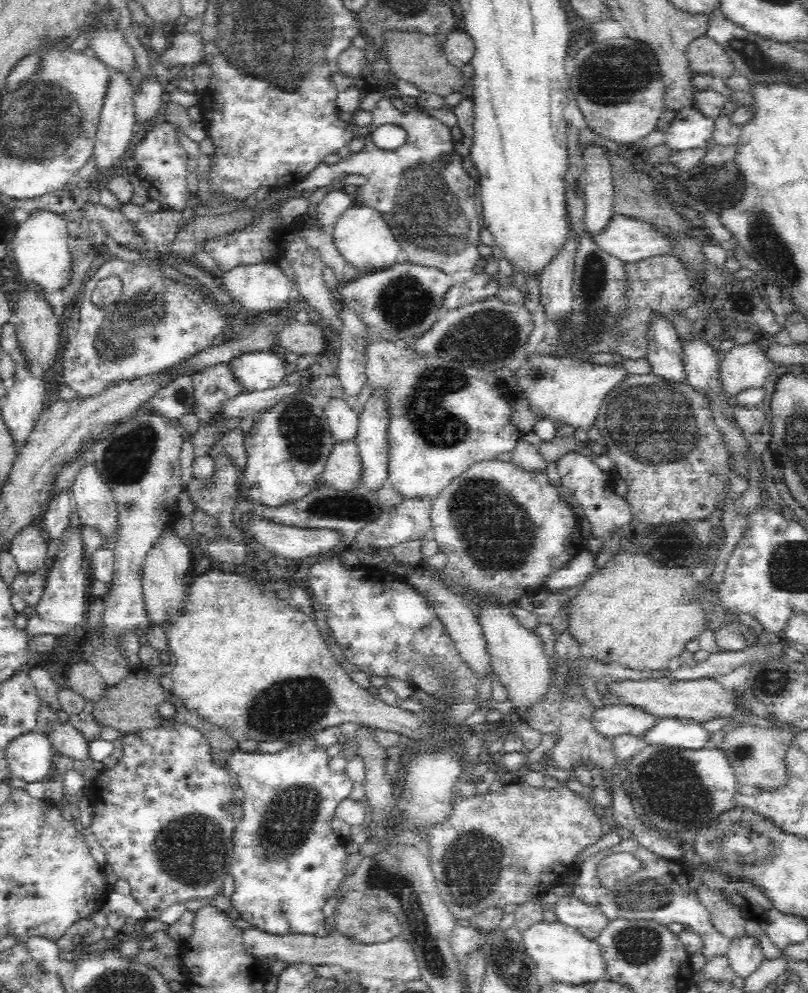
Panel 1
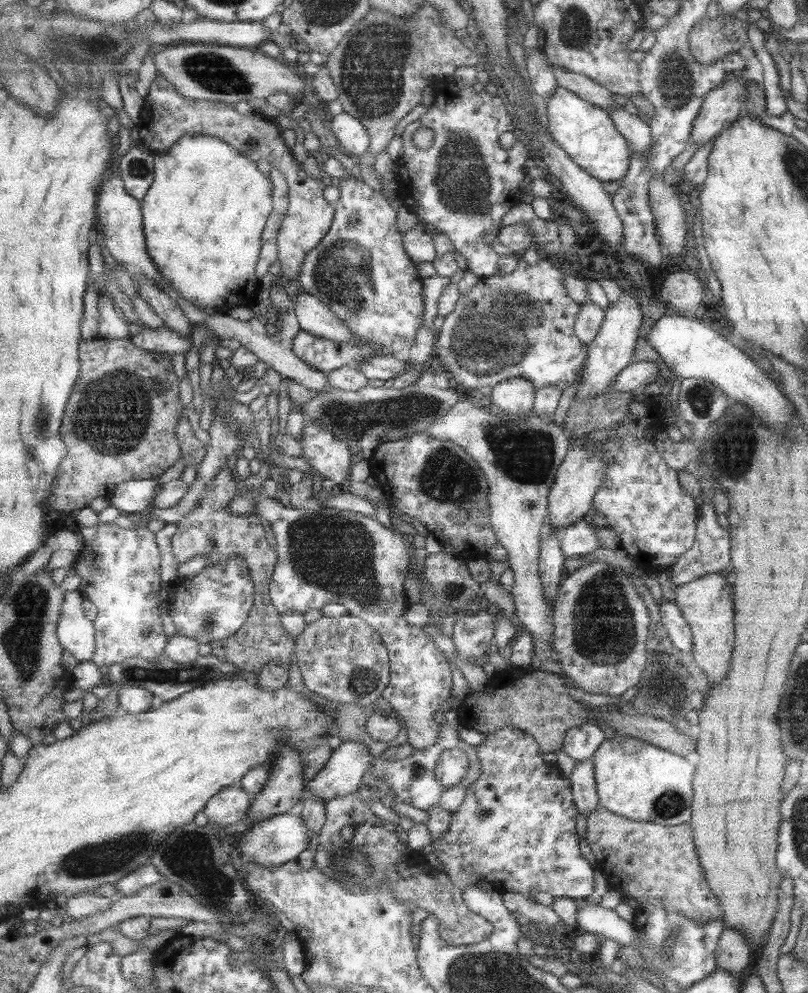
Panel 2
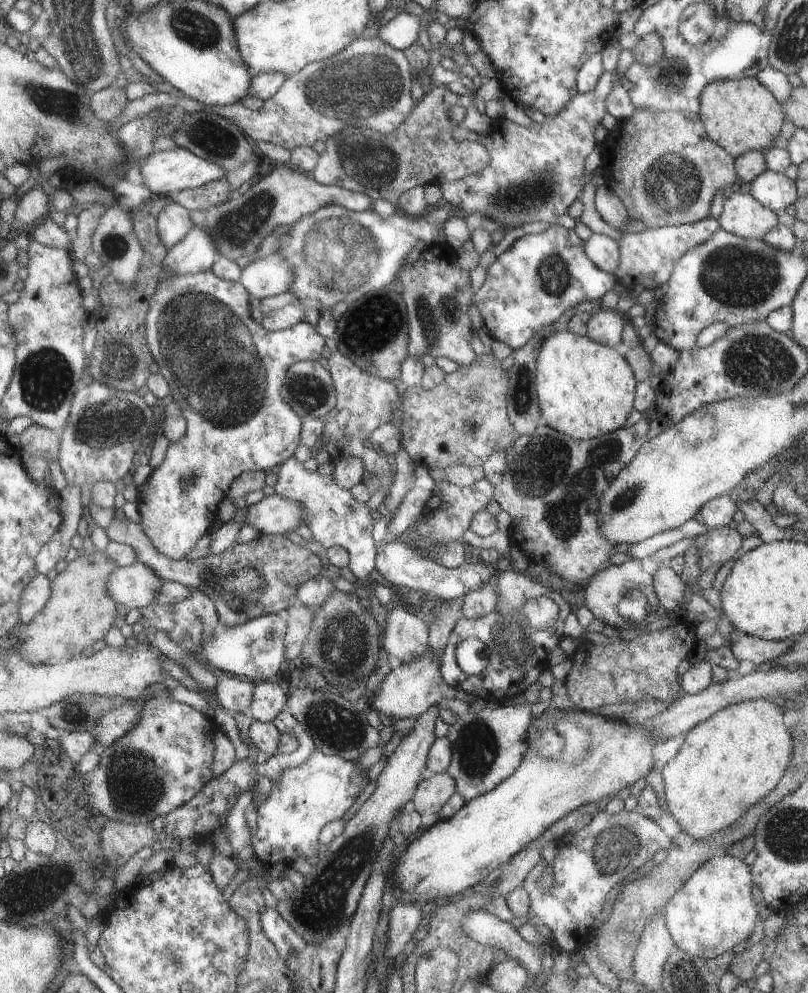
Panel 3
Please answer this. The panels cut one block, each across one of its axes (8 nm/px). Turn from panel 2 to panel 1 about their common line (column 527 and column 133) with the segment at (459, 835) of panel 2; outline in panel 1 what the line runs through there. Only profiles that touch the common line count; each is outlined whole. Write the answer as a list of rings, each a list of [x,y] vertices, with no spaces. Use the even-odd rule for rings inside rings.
[[[168,722],[122,739],[125,756],[115,768],[98,776],[87,792],[94,810],[89,828],[105,850],[105,865],[112,866],[119,880],[129,884],[147,919],[156,919],[175,902],[222,894],[224,879],[230,875],[234,828],[239,822],[234,817],[237,798],[232,776],[214,764],[205,735],[185,723]]]

